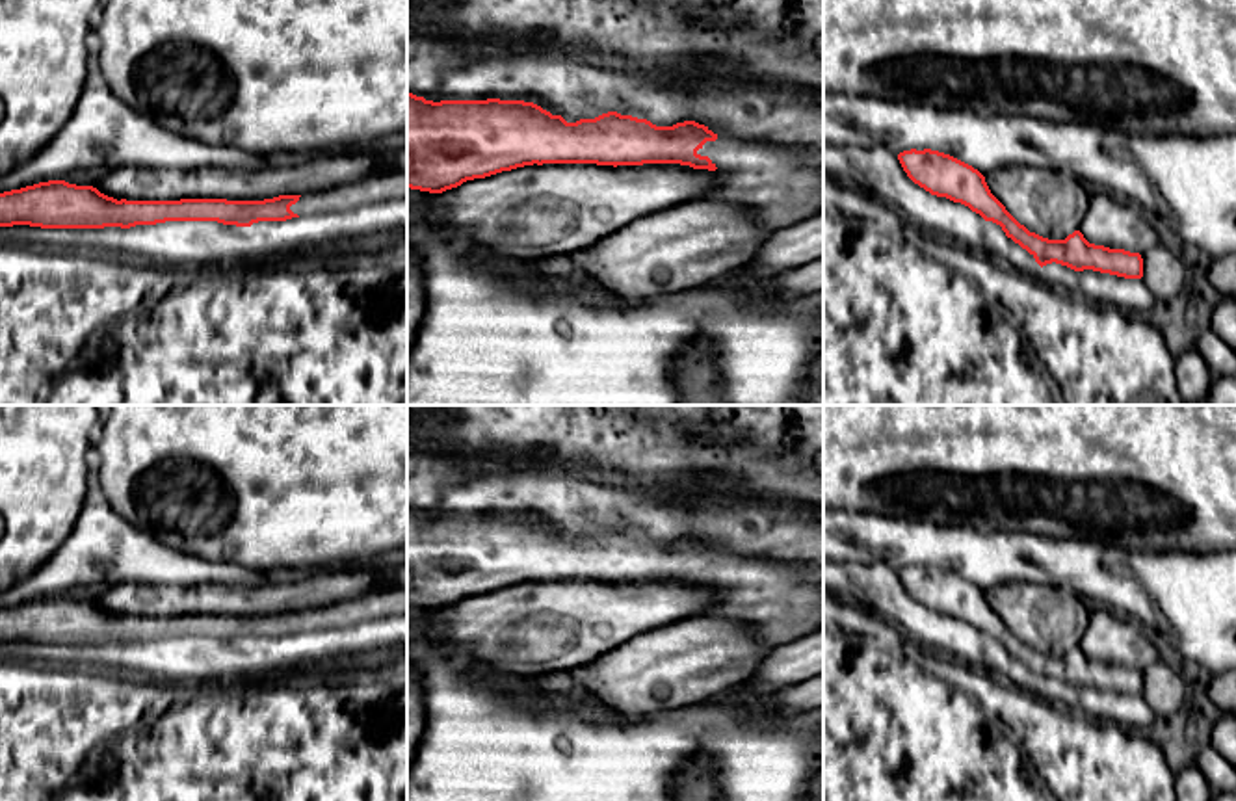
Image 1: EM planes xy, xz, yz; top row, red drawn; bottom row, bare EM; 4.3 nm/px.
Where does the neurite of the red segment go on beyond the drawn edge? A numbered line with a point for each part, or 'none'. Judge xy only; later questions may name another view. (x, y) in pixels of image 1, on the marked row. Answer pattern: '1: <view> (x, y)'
1: xy (374, 188)

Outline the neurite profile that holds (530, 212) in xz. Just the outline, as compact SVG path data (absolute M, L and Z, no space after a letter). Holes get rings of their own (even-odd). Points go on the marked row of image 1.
M533 164L467 180L439 193L429 203L426 223L437 227L446 242L493 260L539 260L585 249L638 217L695 201L716 182L716 171L680 164Z

